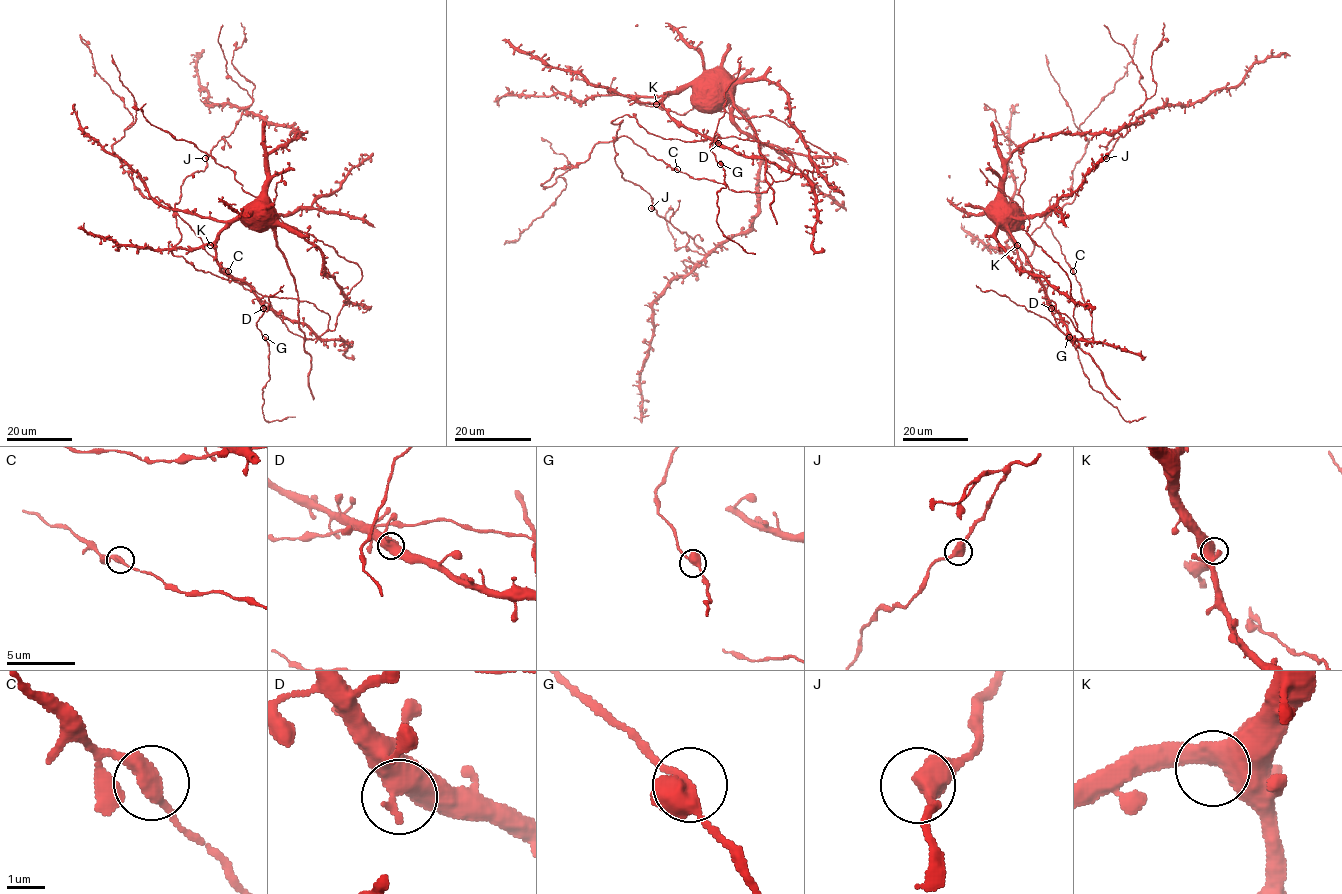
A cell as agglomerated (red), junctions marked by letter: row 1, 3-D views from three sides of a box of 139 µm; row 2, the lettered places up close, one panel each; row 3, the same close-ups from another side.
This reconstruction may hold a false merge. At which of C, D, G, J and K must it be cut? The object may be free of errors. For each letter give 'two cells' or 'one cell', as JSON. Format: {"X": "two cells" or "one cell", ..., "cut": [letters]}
{"C": "one cell", "D": "one cell", "G": "one cell", "J": "one cell", "K": "one cell", "cut": []}

